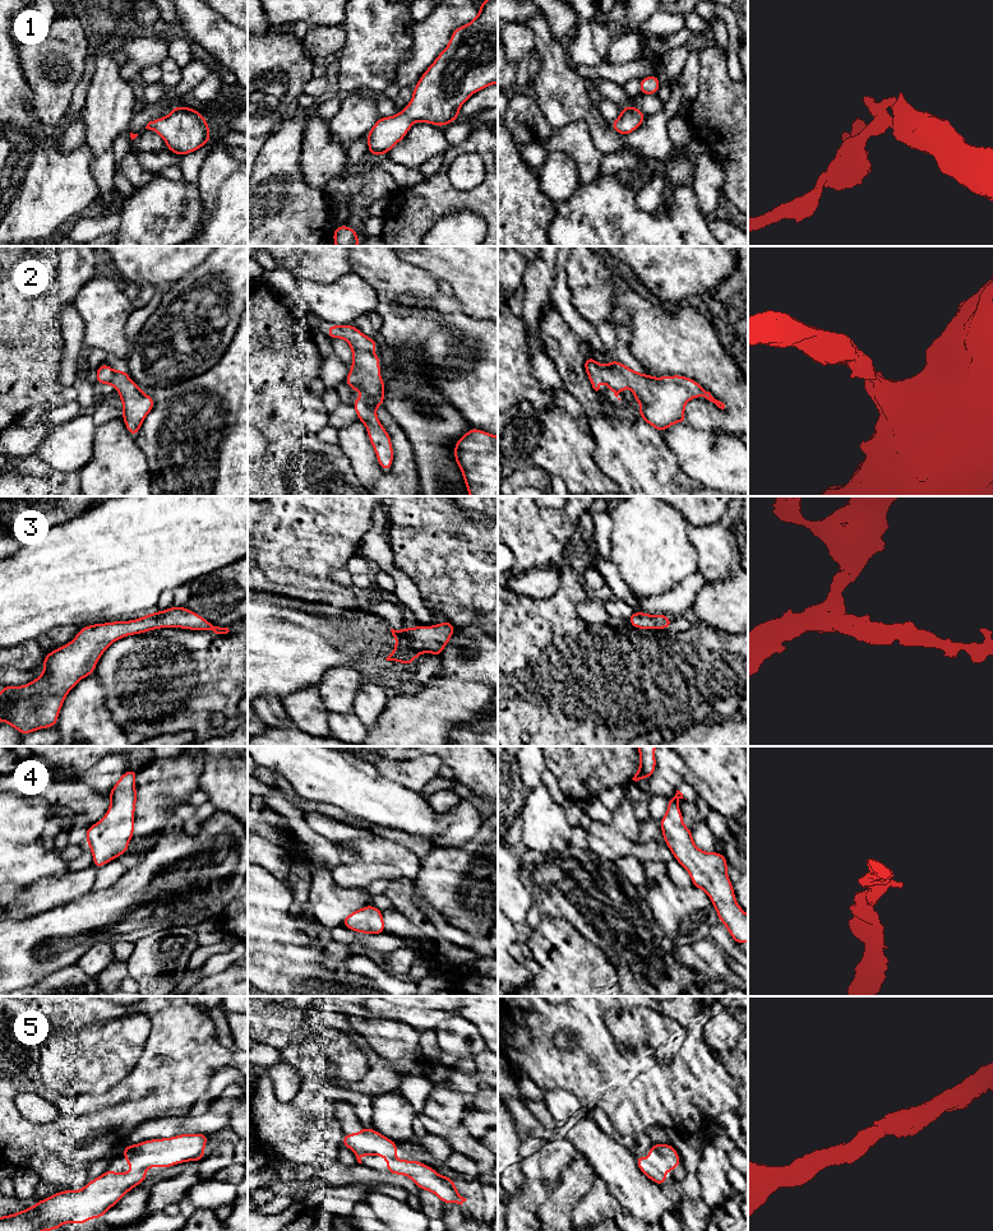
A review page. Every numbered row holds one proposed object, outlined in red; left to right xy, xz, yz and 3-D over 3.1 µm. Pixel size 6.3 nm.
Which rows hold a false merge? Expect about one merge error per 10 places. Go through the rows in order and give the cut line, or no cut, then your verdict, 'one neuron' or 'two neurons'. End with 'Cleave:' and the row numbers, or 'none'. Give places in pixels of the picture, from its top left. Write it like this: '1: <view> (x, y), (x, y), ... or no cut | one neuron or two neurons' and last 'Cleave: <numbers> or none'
1: no cut | one neuron
2: no cut | one neuron
3: no cut | one neuron
4: no cut | one neuron
5: no cut | one neuron
Cleave: none

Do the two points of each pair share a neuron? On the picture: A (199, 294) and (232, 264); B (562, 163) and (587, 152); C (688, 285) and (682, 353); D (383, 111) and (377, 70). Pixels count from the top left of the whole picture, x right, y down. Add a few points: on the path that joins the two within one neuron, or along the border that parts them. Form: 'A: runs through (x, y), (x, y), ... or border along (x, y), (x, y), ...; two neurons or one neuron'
A: runs through (207, 290), (225, 272); one neuron
B: border along (549, 151), (566, 152), (574, 162), (581, 183); two neurons
C: border along (657, 299), (669, 308), (687, 302); two neurons
D: border along (355, 91), (360, 87), (369, 87), (382, 93); two neurons

